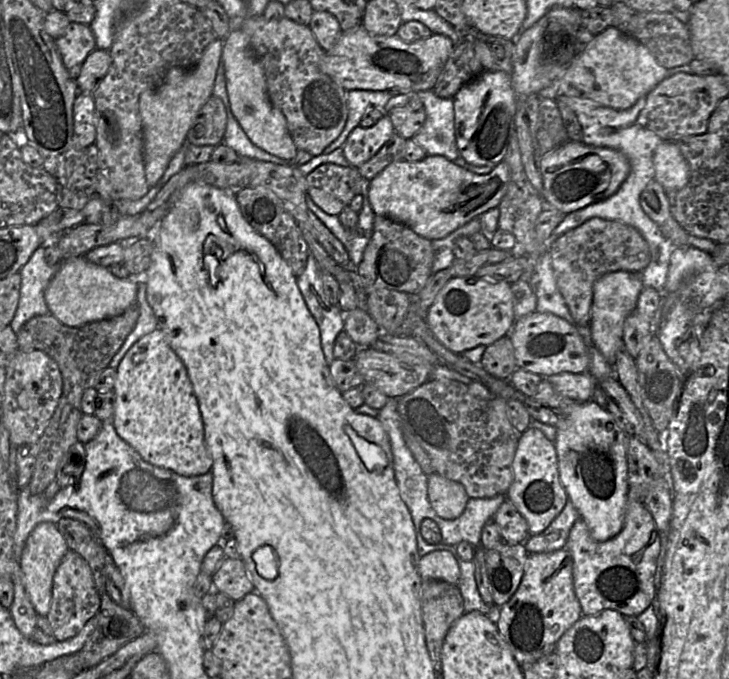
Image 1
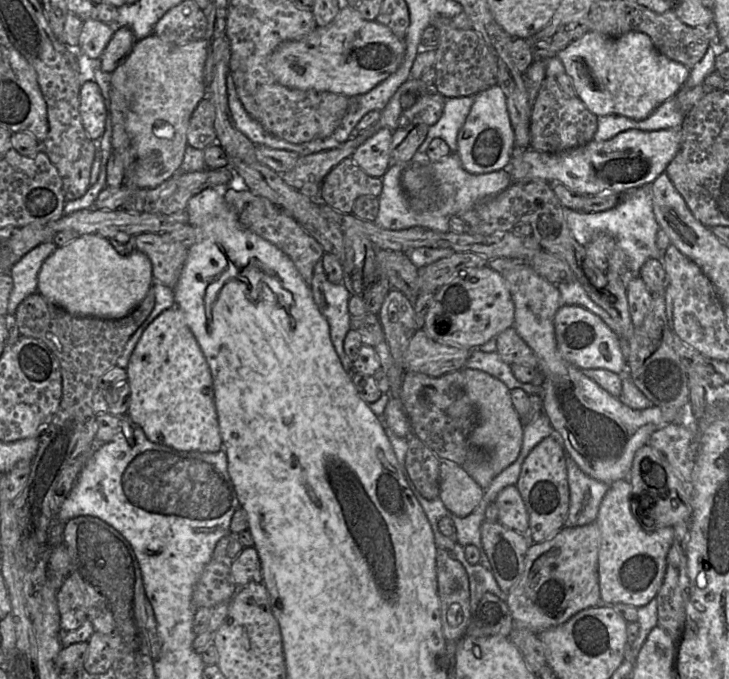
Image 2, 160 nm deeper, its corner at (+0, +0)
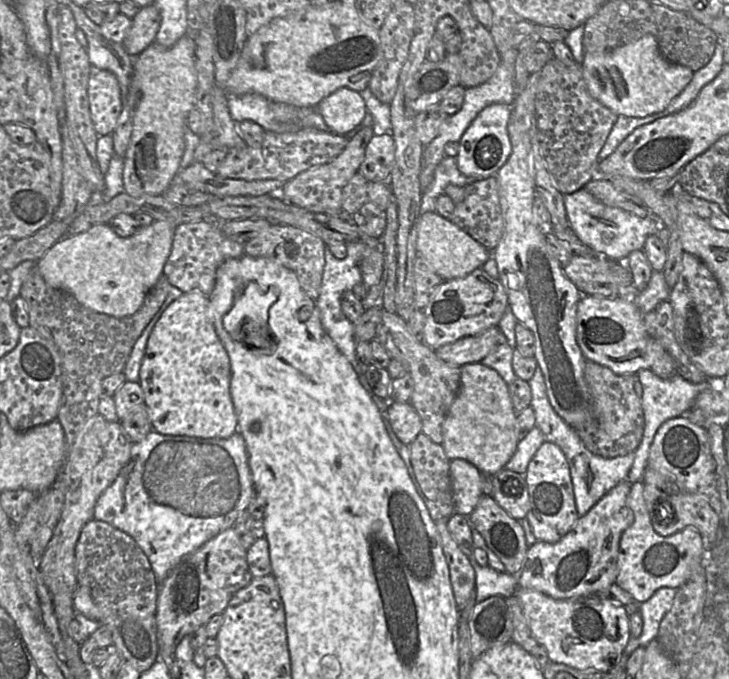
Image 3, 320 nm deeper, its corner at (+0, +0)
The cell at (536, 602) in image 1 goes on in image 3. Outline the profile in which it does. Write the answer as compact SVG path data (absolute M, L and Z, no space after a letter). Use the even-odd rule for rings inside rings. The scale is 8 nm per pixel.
M624 480L607 492L558 542L536 541L528 548L518 587L539 591L556 600L596 595L615 583L618 576L618 554L623 532L633 523L634 513L628 505L632 483Z

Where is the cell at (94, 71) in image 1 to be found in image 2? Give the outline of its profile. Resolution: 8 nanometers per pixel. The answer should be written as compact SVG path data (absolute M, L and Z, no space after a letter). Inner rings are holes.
M120 27L116 29L109 43L98 58L101 69L104 72L112 73L117 66L125 61L136 41L130 28Z

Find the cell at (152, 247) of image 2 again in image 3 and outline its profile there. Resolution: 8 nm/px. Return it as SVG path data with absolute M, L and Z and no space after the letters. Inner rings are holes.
M215 220L182 223L175 227L171 252L163 268L170 285L183 293L200 292L209 296L214 289L216 272L225 261L241 257L244 242L225 236Z

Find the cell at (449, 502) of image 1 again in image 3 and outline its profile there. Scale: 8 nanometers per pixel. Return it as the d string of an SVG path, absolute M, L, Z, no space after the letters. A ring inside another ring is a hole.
M463 459L450 461L450 479L455 512L470 515L482 497L482 473Z

